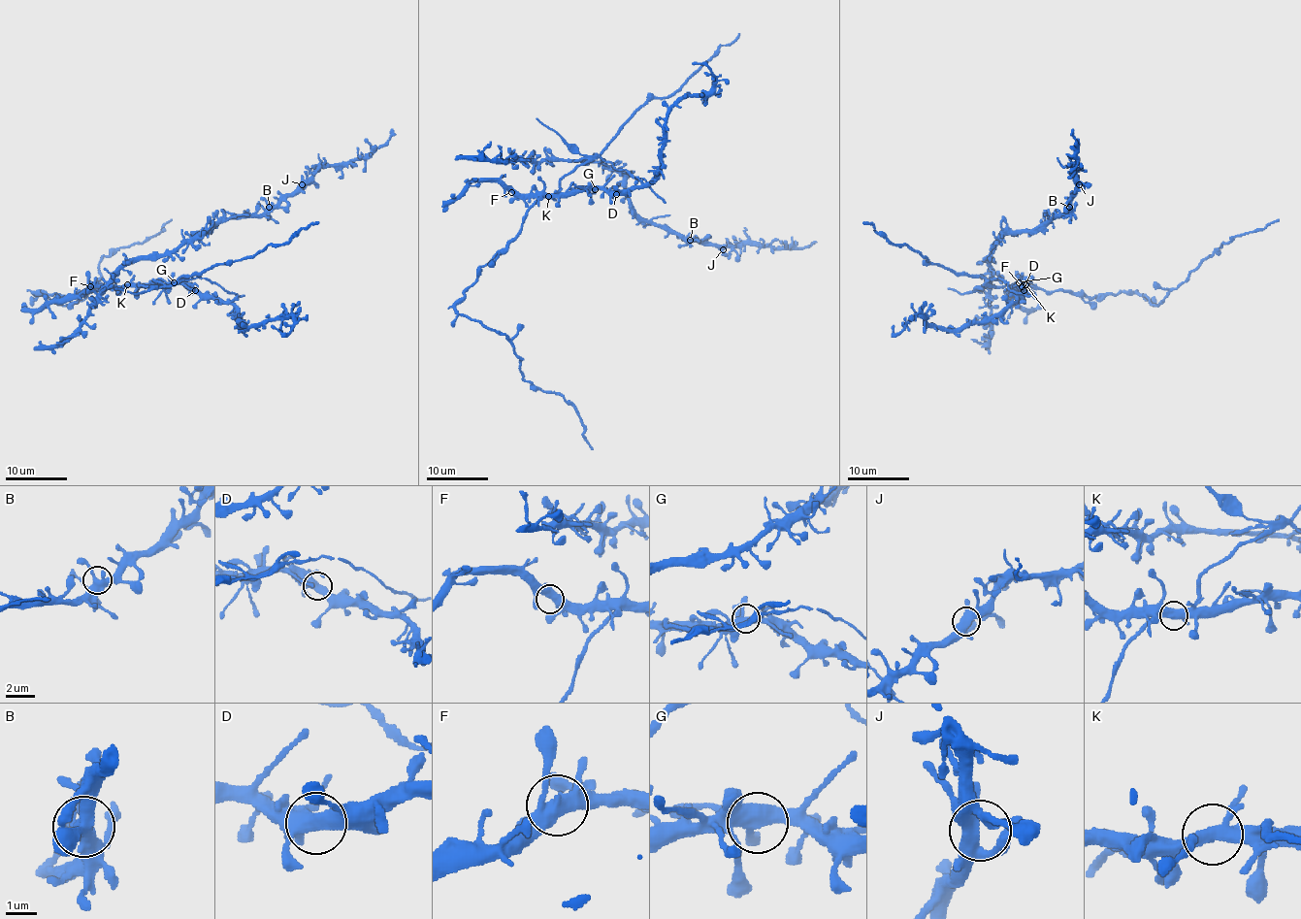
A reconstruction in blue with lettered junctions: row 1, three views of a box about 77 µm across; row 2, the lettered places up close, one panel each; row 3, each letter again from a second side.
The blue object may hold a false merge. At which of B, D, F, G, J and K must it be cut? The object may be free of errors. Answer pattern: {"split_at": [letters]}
{"split_at": ["K"]}

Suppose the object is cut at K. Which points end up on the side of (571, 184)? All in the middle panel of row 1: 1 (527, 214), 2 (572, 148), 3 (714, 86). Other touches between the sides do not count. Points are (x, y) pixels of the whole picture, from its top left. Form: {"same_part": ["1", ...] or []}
{"same_part": ["3"]}

